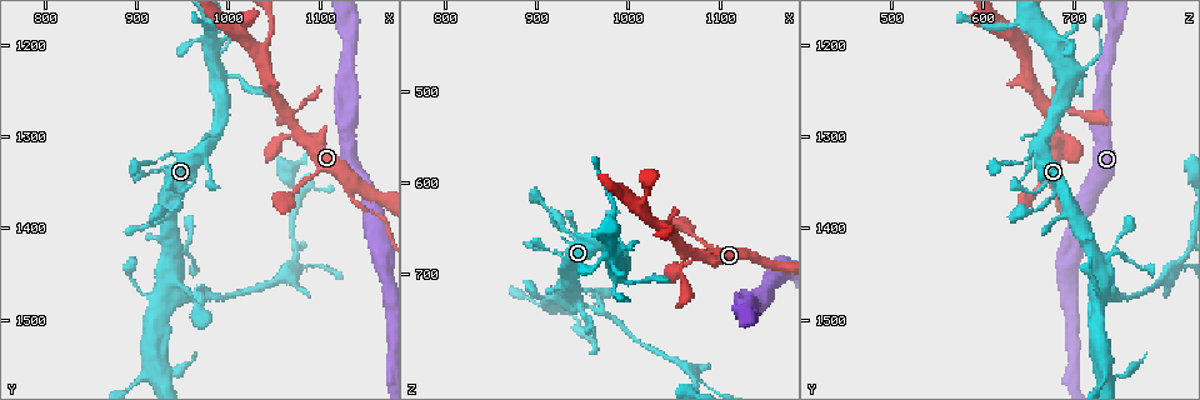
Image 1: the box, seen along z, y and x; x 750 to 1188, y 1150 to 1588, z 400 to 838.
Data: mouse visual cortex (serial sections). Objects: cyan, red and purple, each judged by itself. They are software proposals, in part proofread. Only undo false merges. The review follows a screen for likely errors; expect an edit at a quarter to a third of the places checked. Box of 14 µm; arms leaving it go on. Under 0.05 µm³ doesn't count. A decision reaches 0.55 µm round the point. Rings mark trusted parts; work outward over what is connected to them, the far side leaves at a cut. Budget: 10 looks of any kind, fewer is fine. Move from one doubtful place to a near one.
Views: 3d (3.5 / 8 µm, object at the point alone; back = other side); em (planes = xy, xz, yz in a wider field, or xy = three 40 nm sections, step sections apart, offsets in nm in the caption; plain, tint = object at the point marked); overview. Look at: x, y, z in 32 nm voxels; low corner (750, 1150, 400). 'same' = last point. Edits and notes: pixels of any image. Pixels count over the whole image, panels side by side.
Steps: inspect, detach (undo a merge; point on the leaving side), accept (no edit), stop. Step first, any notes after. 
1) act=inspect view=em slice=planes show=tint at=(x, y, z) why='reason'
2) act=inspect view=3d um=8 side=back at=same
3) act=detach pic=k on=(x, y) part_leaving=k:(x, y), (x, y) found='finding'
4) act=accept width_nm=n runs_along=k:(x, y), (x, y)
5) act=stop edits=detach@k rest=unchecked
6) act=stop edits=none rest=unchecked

act=inspect view=3d um=3.5 at=(990, 1235, 705) why='four or more arms meet'

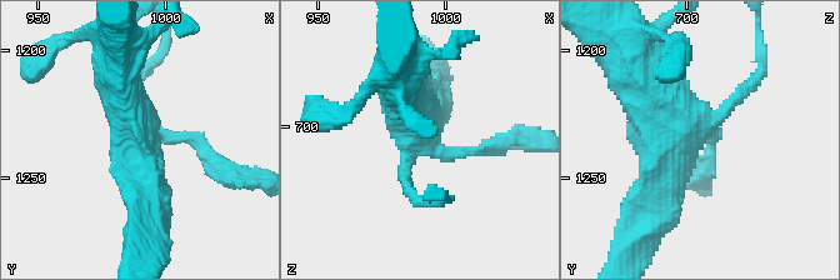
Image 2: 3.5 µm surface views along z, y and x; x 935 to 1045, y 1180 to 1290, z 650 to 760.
act=inspect view=em slice=planes show=tint at=(990, 1231, 703) arms=4 arm_widths_nm=150,150,500,600 why='now the EM'

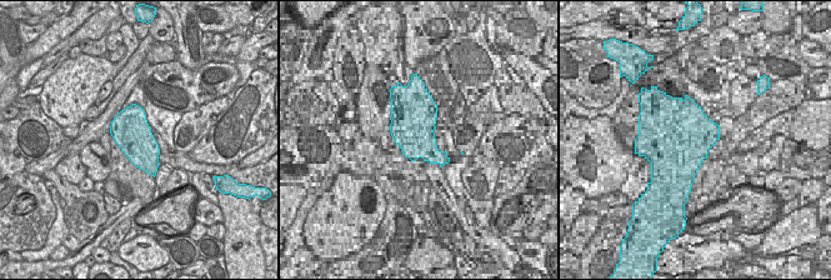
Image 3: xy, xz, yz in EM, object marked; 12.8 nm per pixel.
act=accept width_nm=480 runs_along=2:(149, 215), (119, 63) found='all the same cell'

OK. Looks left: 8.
act=inspect view=3d um=8 at=(1135, 1350, 680) why='branch point'

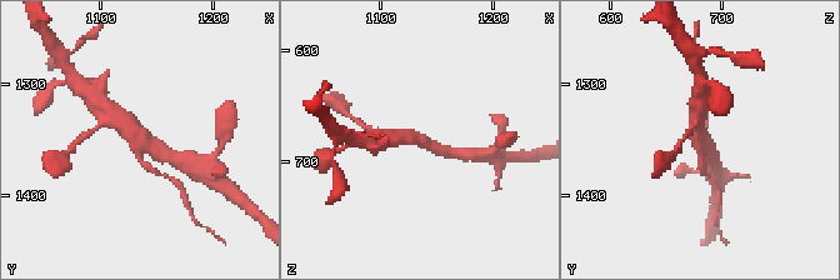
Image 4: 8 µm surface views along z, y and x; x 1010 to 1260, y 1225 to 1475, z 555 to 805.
act=inspect view=em slice=xy step=3 show=tint at=(1136, 1352, 682) arms=3 arm_widths_nm=200,350,400 why='now the EM'

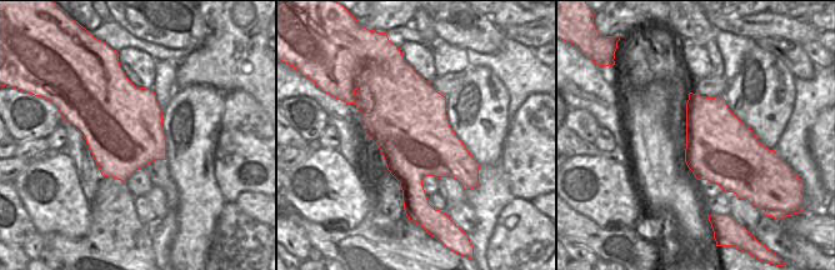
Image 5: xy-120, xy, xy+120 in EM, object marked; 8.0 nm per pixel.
act=detach pic=4 on=(155, 171) part_leaving=4:(143, 159), (181, 189) found='two cells meet here'

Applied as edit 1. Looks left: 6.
act=inspect view=overview

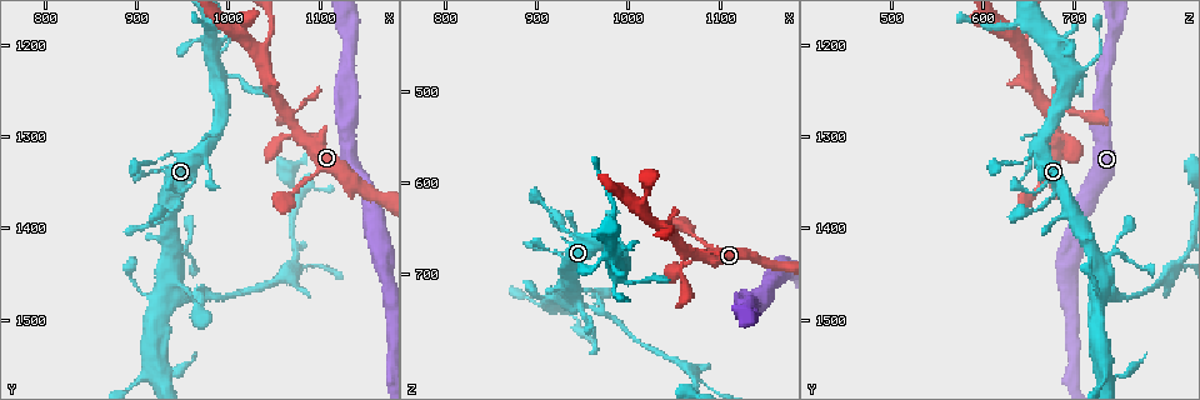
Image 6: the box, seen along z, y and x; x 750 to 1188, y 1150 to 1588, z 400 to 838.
act=inspect view=3d um=3.5 at=(970, 1470, 740) why='abrupt turn'

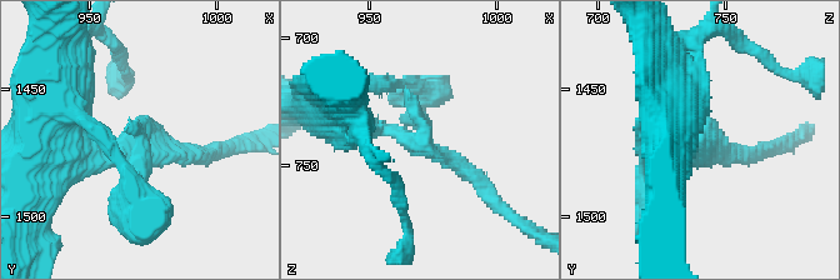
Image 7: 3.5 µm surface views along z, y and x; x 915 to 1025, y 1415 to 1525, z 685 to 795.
act=inspect view=em slice=xy step=2 show=tint at=(971, 1466, 738)

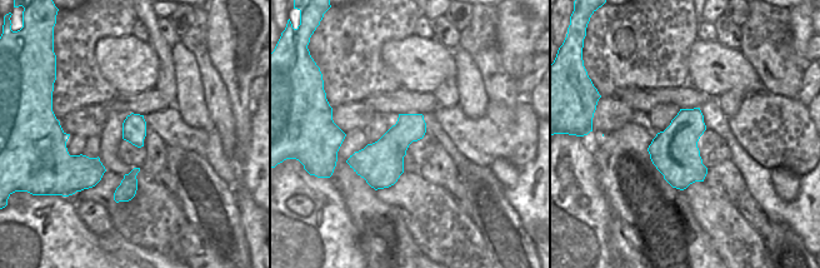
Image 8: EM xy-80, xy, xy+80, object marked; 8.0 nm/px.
act=accept runs_along=7:(74, 136), (120, 148), (143, 129), (131, 198) found='one cell here'

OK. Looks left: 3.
act=inspect view=3d um=8 at=(1065, 1450, 800) why='three arms meet'

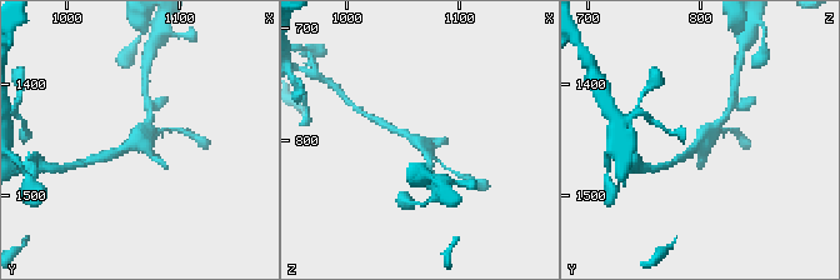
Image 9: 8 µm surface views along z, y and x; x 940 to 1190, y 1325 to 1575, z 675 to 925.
act=inspect view=3d um=3.5 at=(1068, 1452, 806)

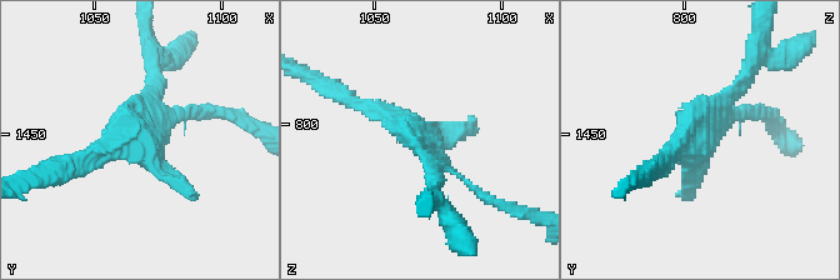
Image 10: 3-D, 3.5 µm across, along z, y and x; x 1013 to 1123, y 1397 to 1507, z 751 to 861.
act=inspect view=em slice=xy step=3 show=tint at=(1066, 1451, 804)

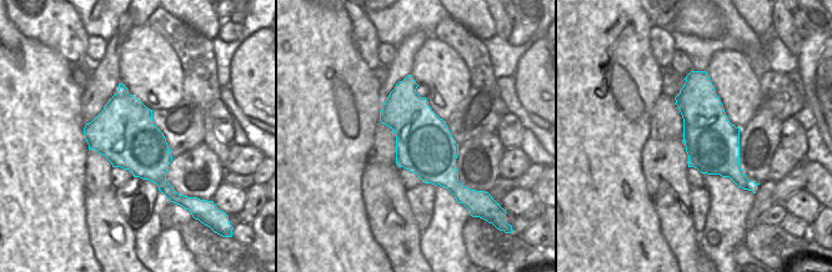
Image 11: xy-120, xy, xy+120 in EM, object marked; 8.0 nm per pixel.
act=accept runs_along=10:(345, 96), (418, 135), (436, 184) found='continuous, no second cell'

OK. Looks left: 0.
act=stop edits=detach@4 rest=unchecked

